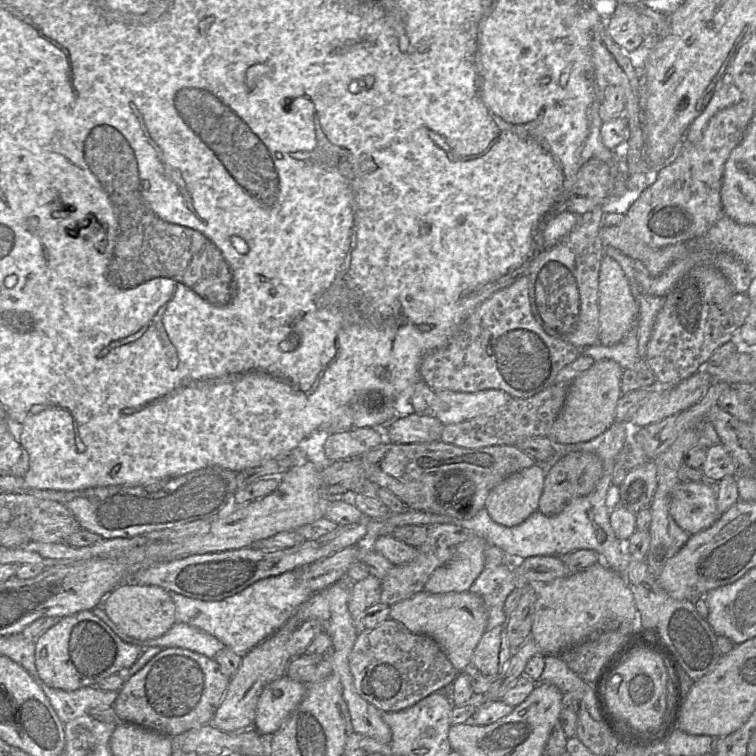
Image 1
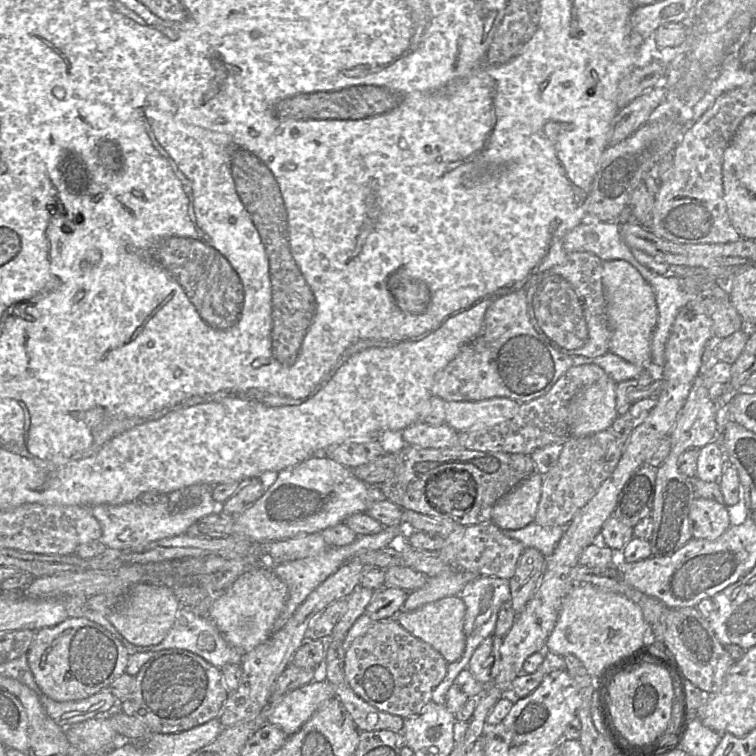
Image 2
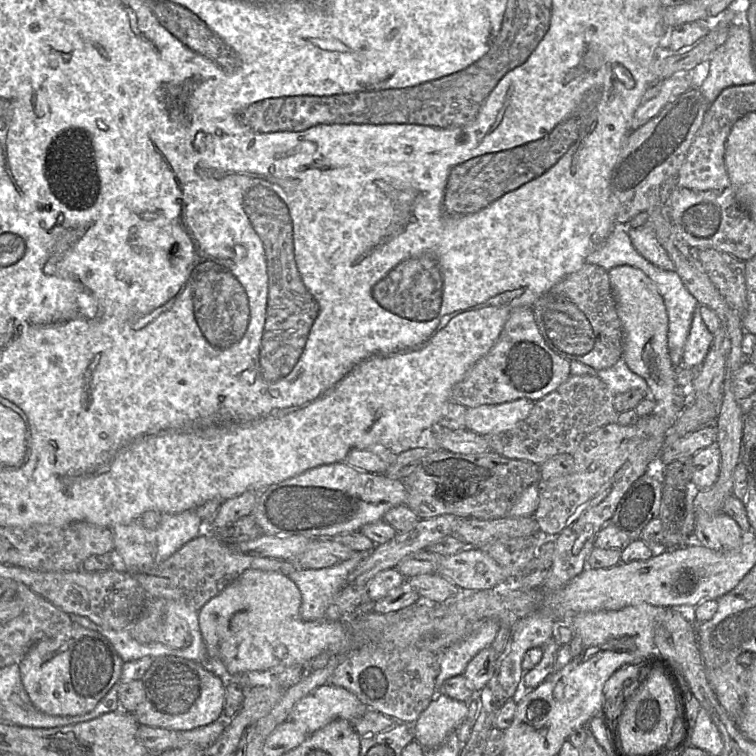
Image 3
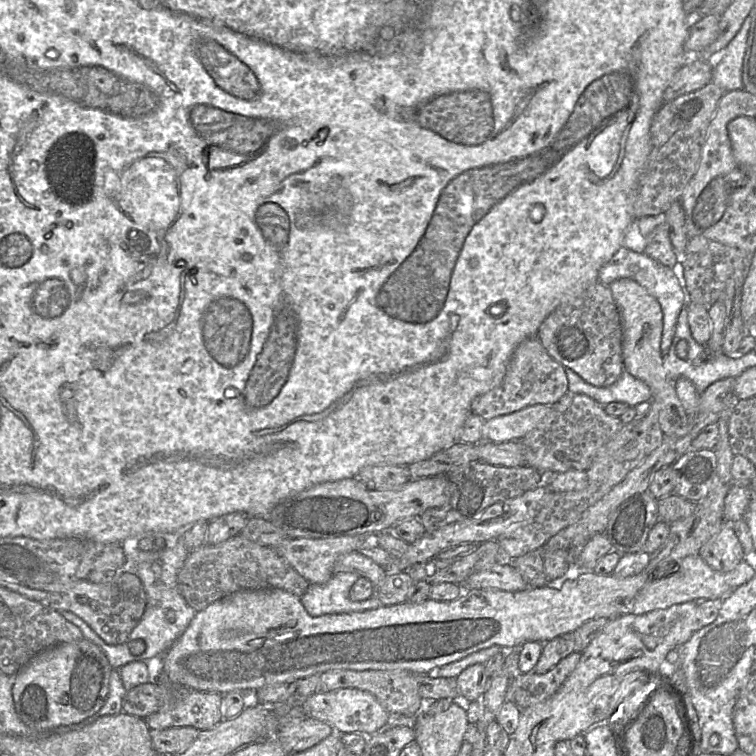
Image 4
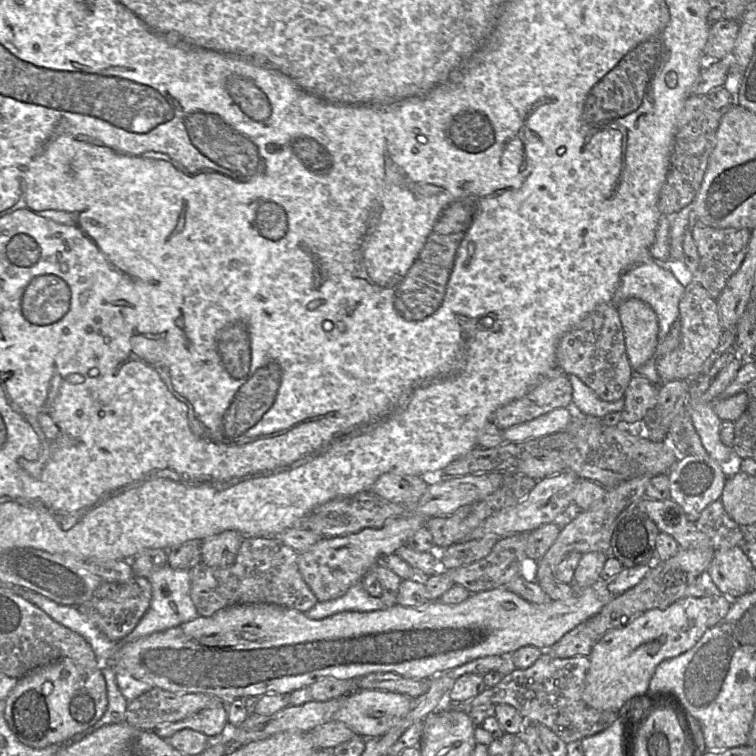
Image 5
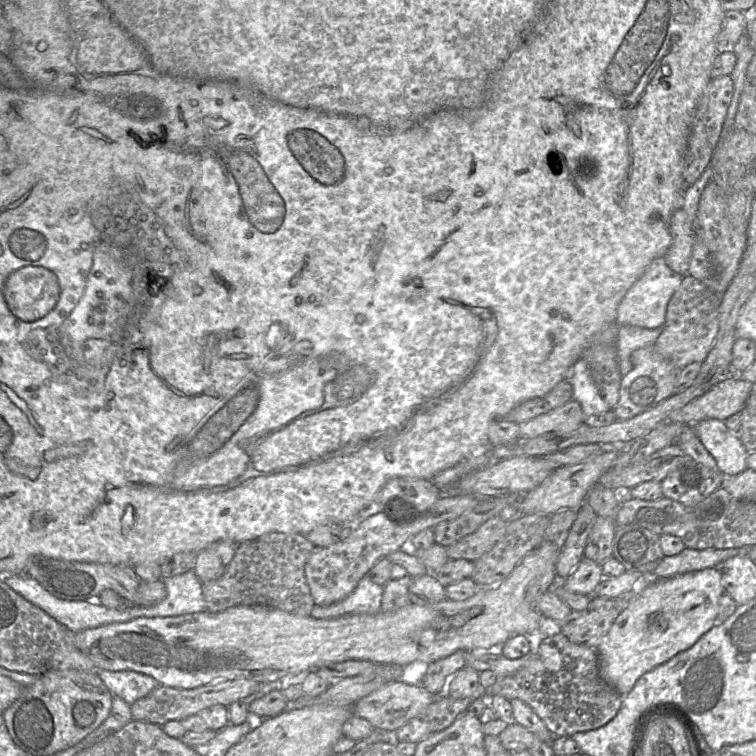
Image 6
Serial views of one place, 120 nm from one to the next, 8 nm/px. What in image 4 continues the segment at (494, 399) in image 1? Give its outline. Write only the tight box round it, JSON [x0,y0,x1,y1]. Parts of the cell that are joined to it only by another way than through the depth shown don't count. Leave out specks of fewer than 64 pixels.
[482,404,548,443]

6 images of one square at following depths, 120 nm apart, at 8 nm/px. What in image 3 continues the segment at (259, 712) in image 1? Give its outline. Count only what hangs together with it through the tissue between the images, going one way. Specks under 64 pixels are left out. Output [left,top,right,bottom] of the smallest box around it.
[289,682,368,733]

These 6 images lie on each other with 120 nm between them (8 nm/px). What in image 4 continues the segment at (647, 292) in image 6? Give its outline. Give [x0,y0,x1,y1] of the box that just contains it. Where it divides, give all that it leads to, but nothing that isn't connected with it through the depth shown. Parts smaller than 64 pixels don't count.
[598,245,689,356]

